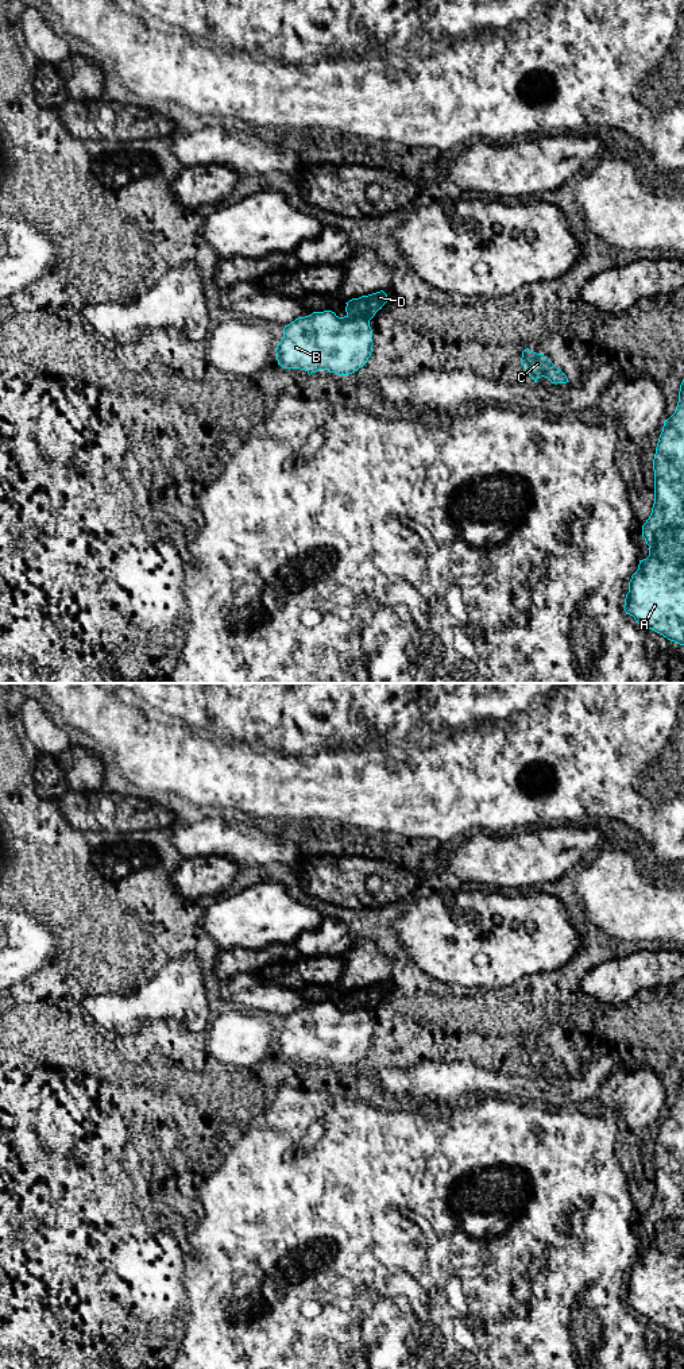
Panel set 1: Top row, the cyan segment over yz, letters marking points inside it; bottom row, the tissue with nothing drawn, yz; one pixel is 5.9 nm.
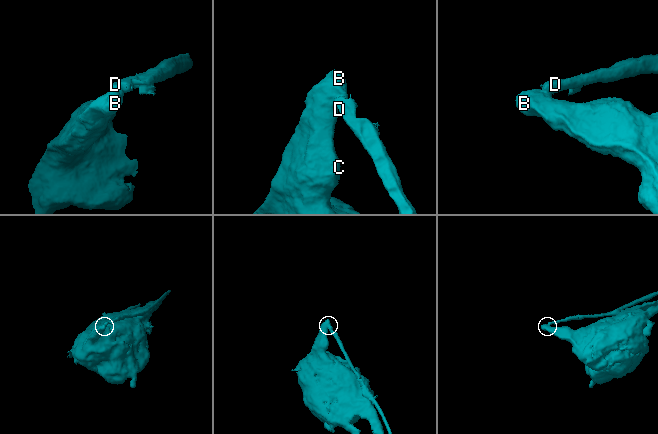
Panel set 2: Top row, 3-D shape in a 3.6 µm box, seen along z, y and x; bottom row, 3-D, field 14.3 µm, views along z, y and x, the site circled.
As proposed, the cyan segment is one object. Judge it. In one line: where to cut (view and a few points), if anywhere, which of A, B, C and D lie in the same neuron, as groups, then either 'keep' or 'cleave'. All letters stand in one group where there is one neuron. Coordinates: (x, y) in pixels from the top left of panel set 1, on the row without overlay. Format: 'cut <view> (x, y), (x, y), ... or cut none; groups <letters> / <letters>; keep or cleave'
cut yz (347, 1006), (364, 1009), (368, 1013); groups A B C / D; cleave

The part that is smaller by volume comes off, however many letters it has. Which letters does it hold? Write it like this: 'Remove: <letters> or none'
Remove: D

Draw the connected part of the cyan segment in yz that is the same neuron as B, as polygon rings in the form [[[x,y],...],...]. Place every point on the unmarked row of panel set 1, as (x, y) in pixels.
[[[313,1003],[285,1017],[277,1052],[283,1060],[301,1060],[309,1067],[318,1061],[349,1067],[371,1048],[371,1029],[370,1013],[363,1009]]]

